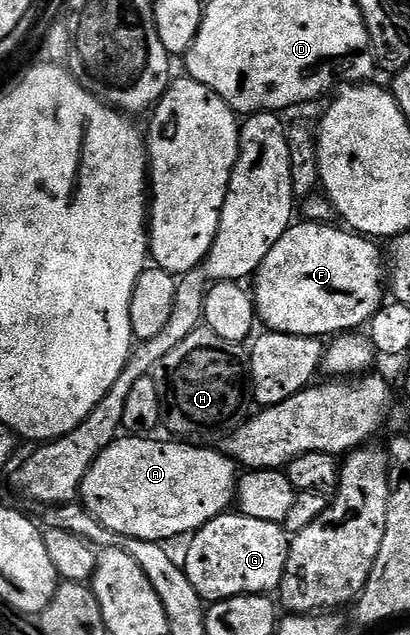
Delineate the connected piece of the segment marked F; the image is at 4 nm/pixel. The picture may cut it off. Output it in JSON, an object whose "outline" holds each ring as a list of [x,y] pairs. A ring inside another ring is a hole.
{"outline":[[[328,221],[301,222],[293,222],[288,231],[278,237],[274,249],[266,253],[266,261],[262,261],[256,271],[254,302],[259,322],[270,331],[311,339],[320,339],[324,335],[335,337],[363,328],[386,299],[385,252],[383,255],[371,238],[343,226],[331,227],[332,223]]]}

